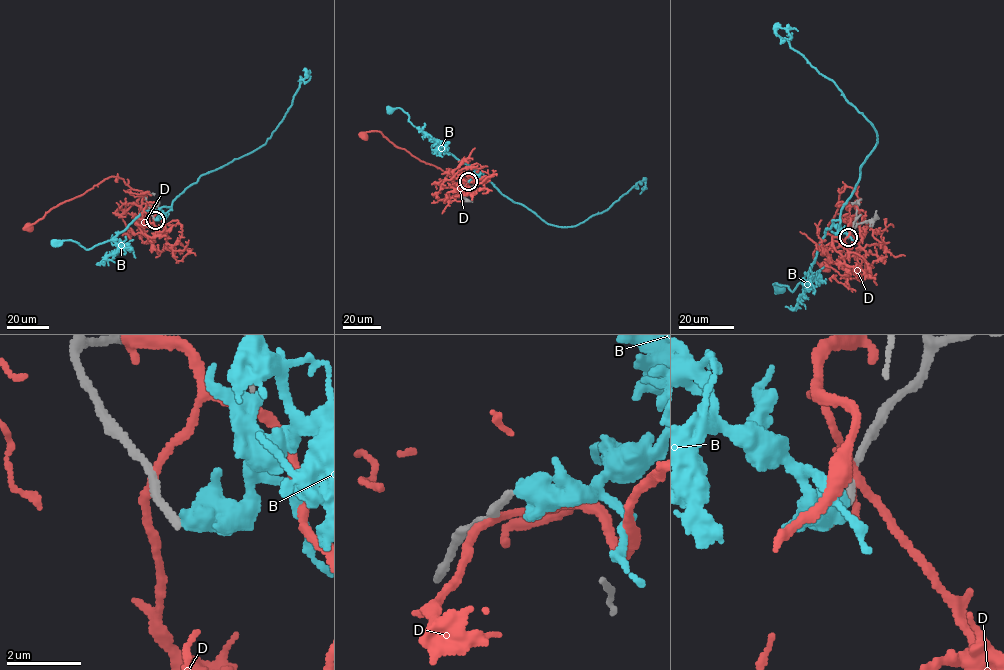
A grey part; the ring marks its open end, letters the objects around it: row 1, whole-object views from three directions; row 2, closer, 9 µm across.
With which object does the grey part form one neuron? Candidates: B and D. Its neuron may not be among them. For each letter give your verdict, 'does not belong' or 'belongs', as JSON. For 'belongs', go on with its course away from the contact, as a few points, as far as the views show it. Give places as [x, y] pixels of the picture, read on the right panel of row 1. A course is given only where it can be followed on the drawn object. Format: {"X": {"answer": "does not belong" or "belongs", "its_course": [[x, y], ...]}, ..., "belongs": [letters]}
{"B": {"answer": "does not belong"}, "D": {"answer": "does not belong"}, "belongs": []}

